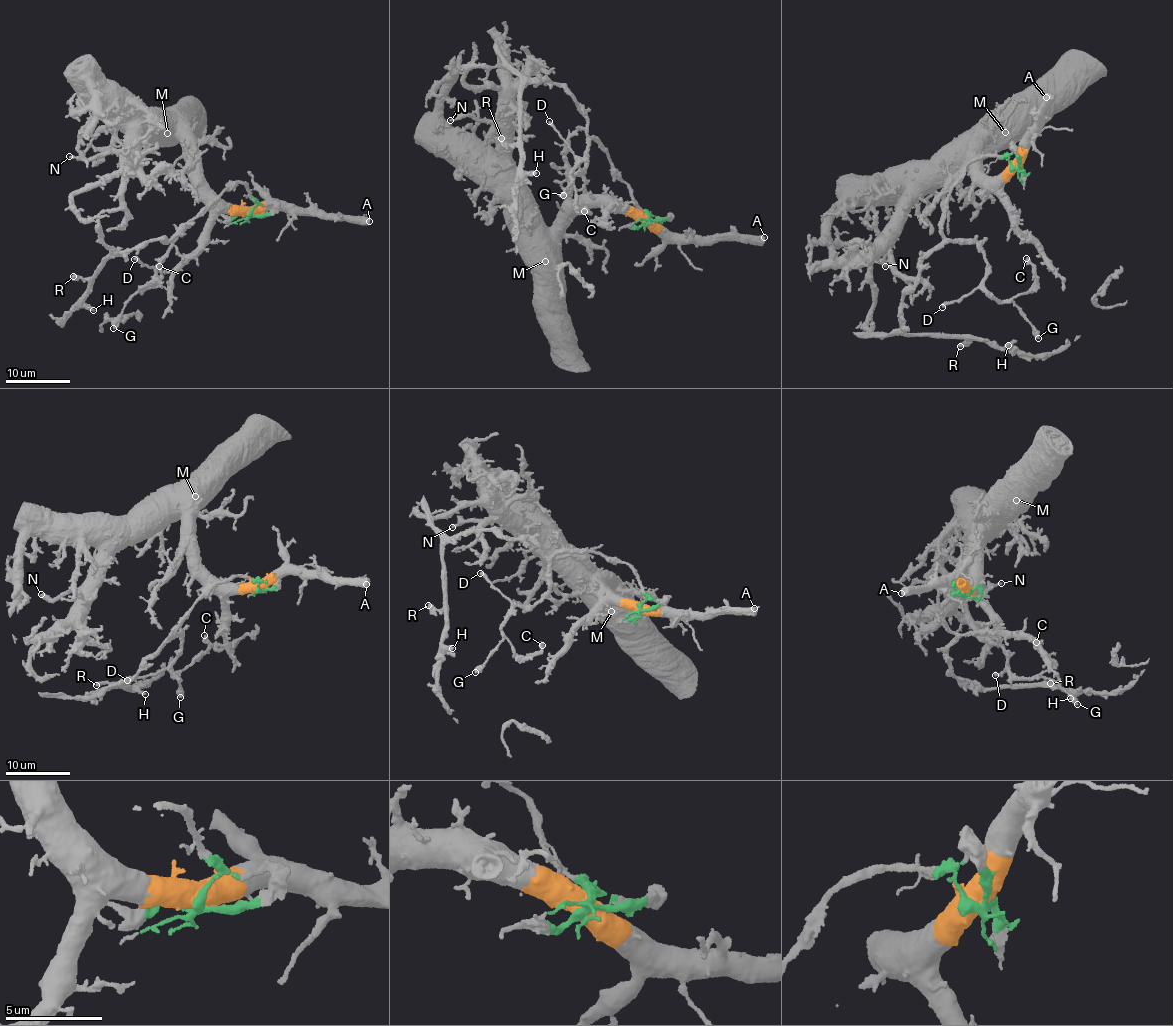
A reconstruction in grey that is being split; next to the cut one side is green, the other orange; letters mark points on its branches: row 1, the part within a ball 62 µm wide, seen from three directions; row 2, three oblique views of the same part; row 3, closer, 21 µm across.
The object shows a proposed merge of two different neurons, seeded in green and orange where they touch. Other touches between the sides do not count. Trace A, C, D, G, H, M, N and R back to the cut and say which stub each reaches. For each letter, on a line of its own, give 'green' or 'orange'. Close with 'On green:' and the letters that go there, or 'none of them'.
A: orange
C: green
D: green
G: green
H: green
M: orange
N: orange
R: green
On green: C, D, G, H, R

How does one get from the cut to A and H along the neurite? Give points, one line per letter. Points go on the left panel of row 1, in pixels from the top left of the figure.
A: (248, 214), (276, 206), (370, 221)
H: (249, 215), (255, 204), (246, 182), (239, 182), (171, 238), (105, 259), (83, 294), (82, 305), (93, 311)

